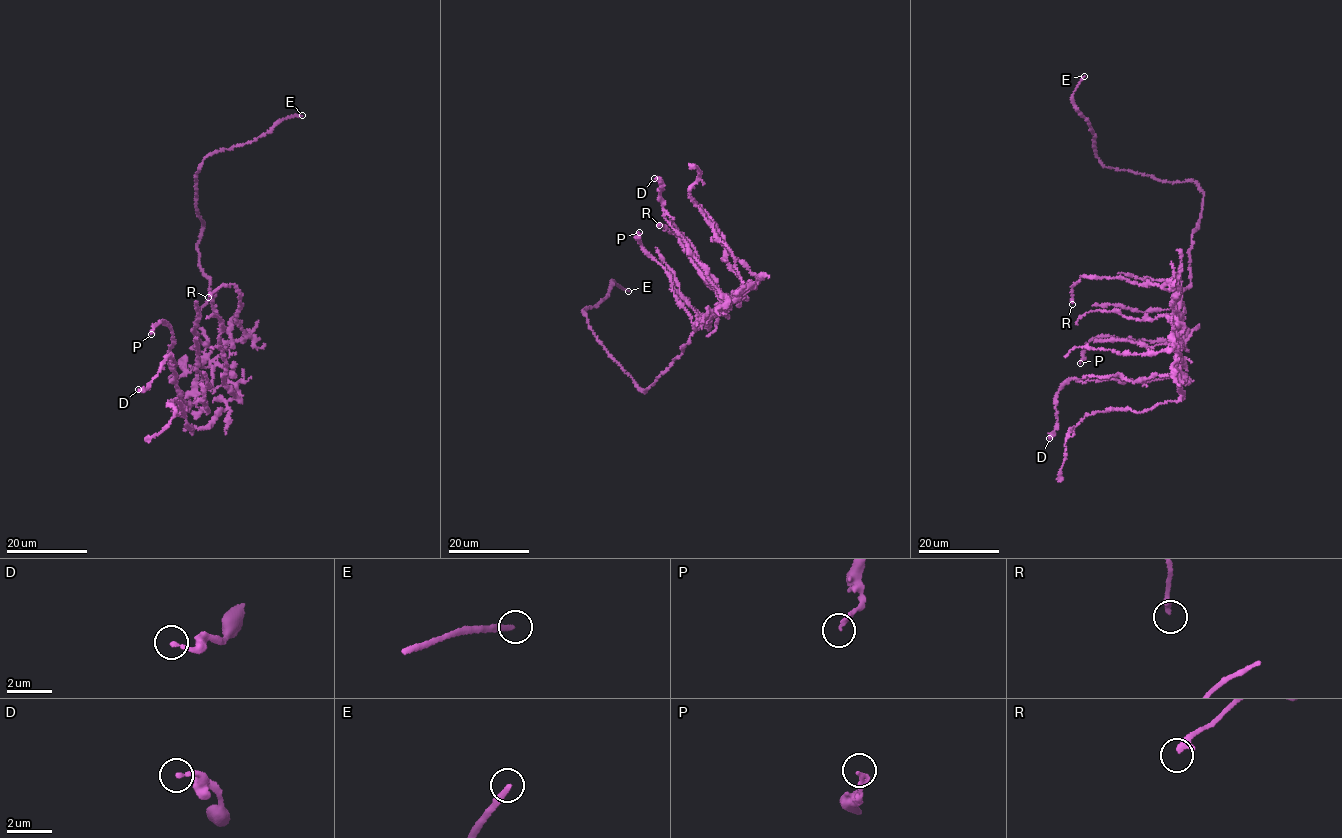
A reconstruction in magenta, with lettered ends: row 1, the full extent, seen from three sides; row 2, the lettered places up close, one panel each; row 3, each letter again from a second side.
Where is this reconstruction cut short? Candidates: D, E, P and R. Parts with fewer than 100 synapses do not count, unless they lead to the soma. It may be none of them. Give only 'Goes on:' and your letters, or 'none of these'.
Goes on: E

